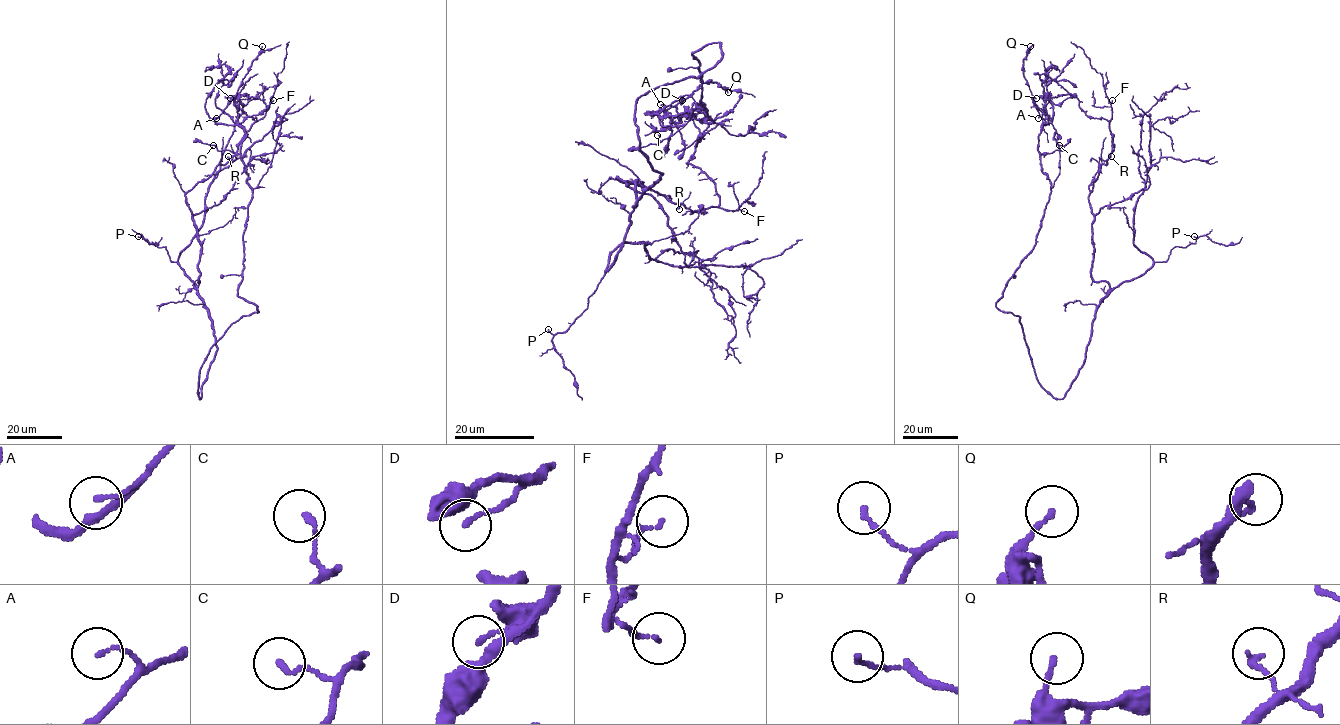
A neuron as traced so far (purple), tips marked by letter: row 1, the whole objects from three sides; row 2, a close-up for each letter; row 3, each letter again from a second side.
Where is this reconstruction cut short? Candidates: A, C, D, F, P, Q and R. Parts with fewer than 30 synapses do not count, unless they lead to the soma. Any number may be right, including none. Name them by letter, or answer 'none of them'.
none of them

